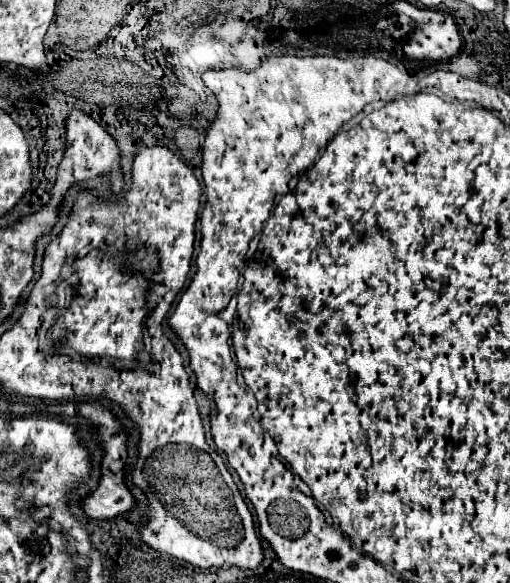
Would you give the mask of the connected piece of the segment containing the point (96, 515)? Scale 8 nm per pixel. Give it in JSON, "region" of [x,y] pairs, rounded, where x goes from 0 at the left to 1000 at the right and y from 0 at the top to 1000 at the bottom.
{"region":[[[237,787],[233,804],[202,804],[202,818],[186,846],[167,856],[167,880],[182,890],[225,890],[265,870],[265,852],[245,832],[241,818],[245,791]]]}

